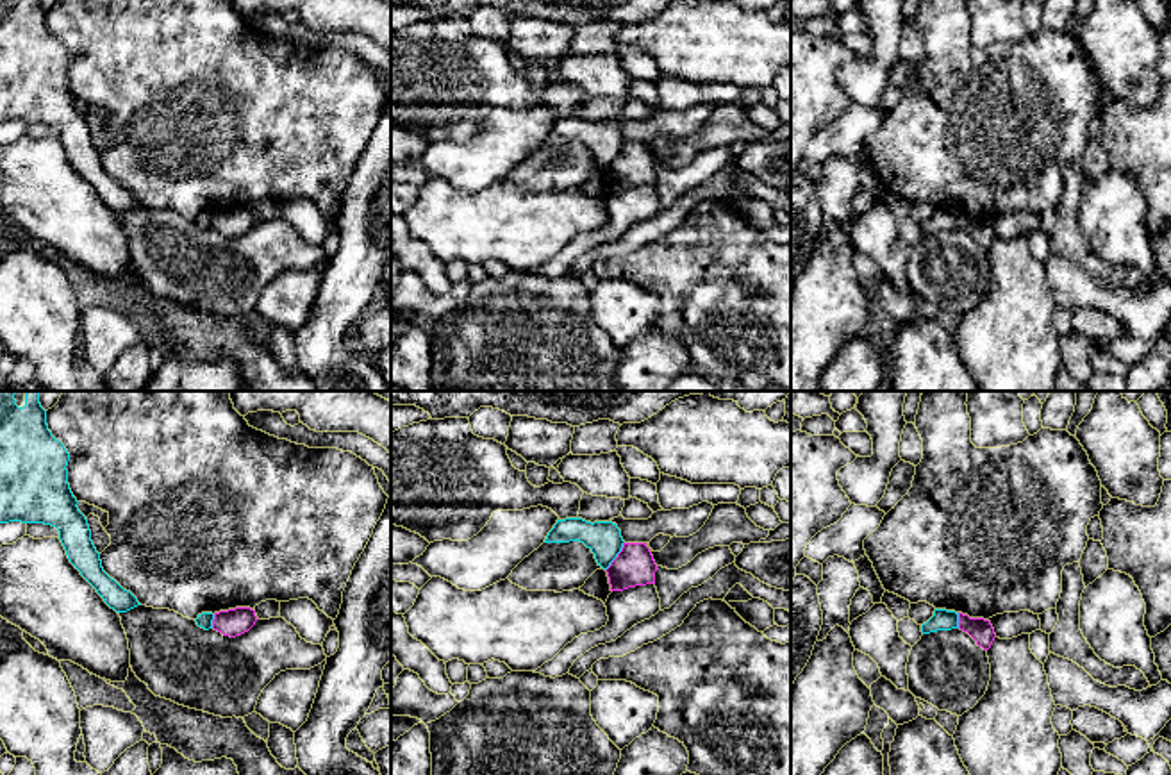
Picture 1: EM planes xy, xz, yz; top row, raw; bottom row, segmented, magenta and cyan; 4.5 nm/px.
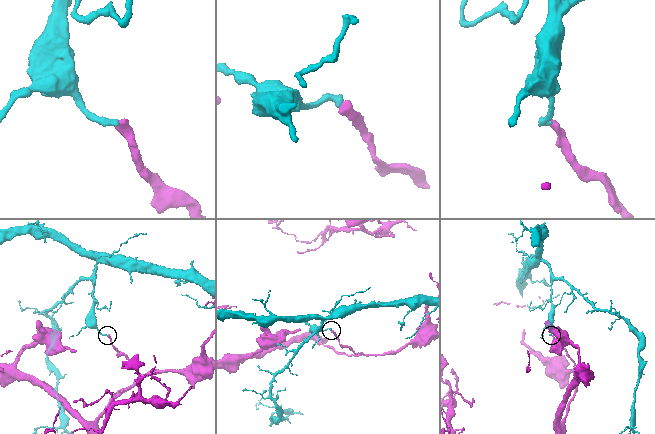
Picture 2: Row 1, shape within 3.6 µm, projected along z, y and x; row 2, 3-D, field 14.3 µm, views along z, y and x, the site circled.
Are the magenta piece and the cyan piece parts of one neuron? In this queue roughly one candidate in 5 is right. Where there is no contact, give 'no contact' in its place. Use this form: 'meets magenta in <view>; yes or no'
meets magenta in xz; no

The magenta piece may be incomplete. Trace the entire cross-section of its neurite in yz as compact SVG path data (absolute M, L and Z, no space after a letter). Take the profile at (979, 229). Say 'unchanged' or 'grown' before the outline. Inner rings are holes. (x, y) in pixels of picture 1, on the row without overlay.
unchanged | M959 212L959 229L968 232L984 250L989 250L996 238L989 220L969 218L968 214L962 212Z

